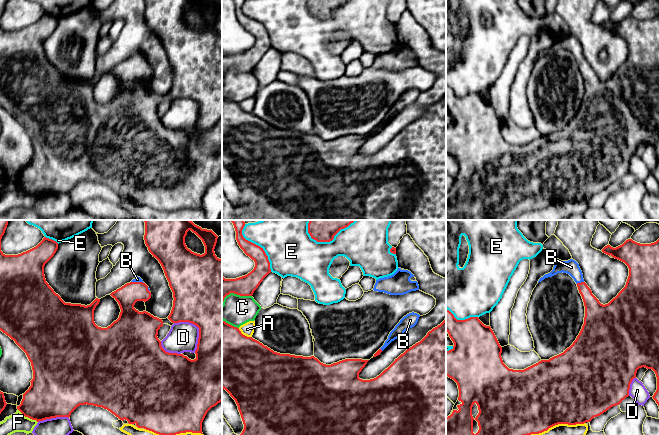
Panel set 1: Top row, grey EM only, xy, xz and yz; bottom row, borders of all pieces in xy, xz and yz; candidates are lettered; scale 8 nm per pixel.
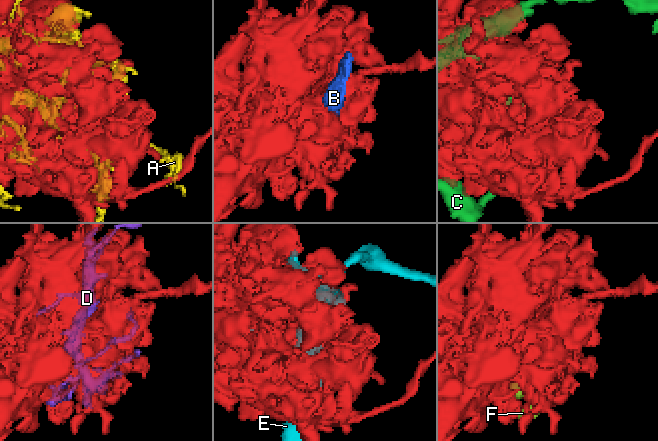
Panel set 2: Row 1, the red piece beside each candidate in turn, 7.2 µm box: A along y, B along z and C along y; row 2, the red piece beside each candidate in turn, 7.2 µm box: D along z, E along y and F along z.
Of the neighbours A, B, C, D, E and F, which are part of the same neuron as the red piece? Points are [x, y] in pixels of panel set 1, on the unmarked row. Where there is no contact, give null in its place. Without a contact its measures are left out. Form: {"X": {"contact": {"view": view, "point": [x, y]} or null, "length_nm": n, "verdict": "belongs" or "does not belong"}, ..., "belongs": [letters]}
{"A": {"contact": {"view": "yz", "point": [546, 206]}, "length_nm": 650, "verdict": "does not belong"}, "B": {"contact": {"view": "yz", "point": [579, 59]}, "length_nm": 70, "verdict": "belongs"}, "C": {"contact": {"view": "xz", "point": [234, 69]}, "length_nm": 260, "verdict": "does not belong"}, "D": {"contact": {"view": "xy", "point": [198, 103]}, "length_nm": 300, "verdict": "does not belong"}, "E": {"contact": {"view": "xz", "point": [257, 21]}, "length_nm": 440, "verdict": "does not belong"}, "F": {"contact": {"view": "xy", "point": [28, 193]}, "length_nm": 190, "verdict": "does not belong"}, "belongs": ["B"]}

